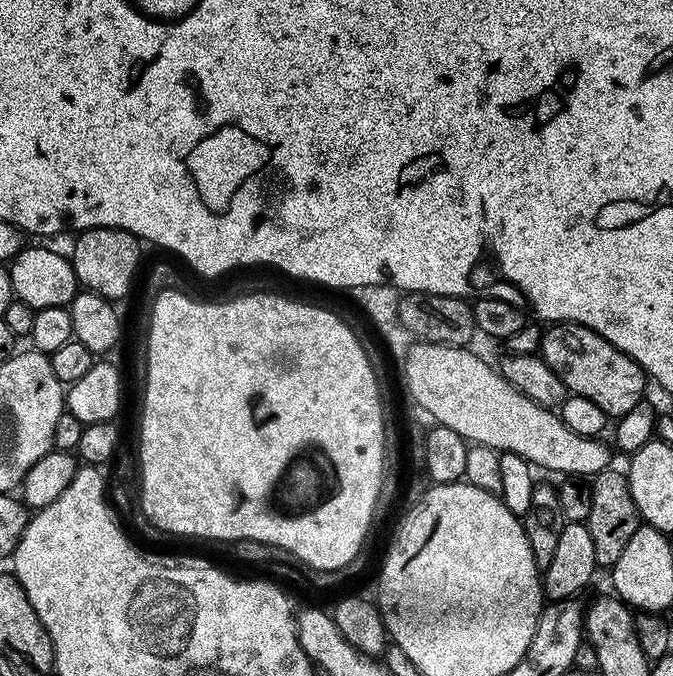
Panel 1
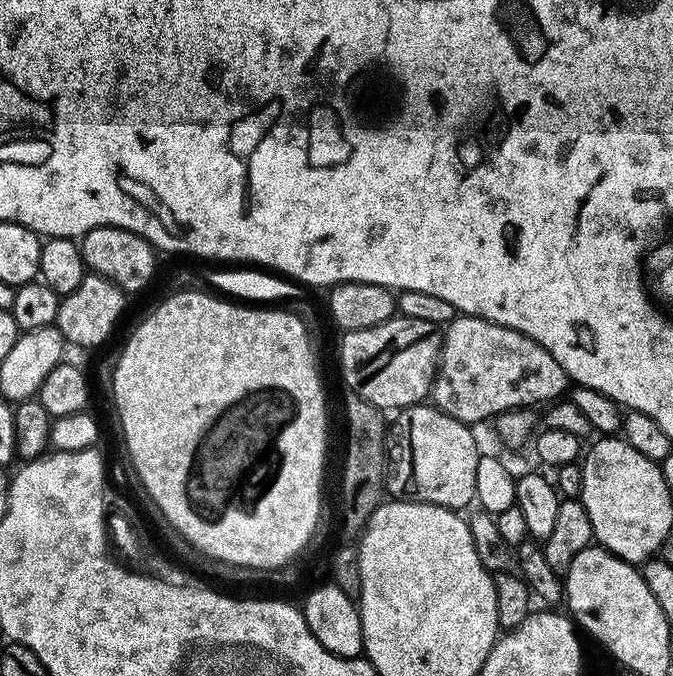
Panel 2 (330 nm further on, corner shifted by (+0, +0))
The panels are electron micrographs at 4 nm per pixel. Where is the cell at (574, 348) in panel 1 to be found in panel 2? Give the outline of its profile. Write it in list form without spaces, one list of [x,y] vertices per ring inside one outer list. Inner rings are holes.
[[[460,314],[457,315],[455,319],[449,321],[442,333],[443,344],[440,350],[439,369],[435,376],[435,380],[432,383],[430,400],[435,407],[442,409],[443,412],[450,414],[454,418],[458,418],[463,424],[476,426],[476,423],[478,423],[479,420],[489,419],[488,421],[491,421],[493,418],[499,416],[501,412],[508,412],[512,409],[531,409],[535,406],[534,404],[544,406],[549,402],[555,402],[561,399],[561,397],[569,391],[570,381],[568,375],[562,370],[562,366],[558,366],[558,362],[554,362],[554,354],[550,354],[541,346],[541,344],[534,342],[530,338],[526,338],[526,334],[522,334],[518,330],[507,328],[506,326],[498,326],[494,322],[483,320],[480,316],[466,316]]]

